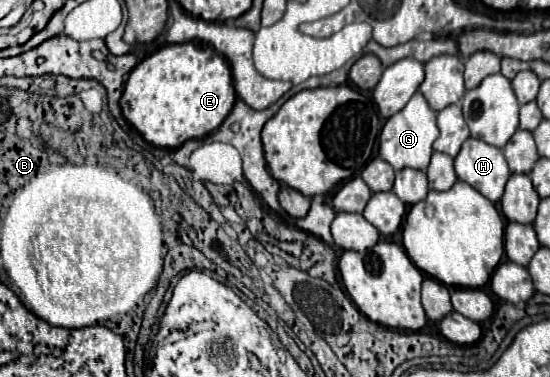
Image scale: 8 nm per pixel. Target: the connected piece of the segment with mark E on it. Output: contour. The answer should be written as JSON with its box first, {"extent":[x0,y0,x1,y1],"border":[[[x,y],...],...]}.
{"extent":[121,42,235,148],"border":[[[183,42],[163,46],[129,72],[121,112],[149,144],[179,148],[187,140],[213,132],[227,118],[235,100],[227,60],[207,42]]]}

